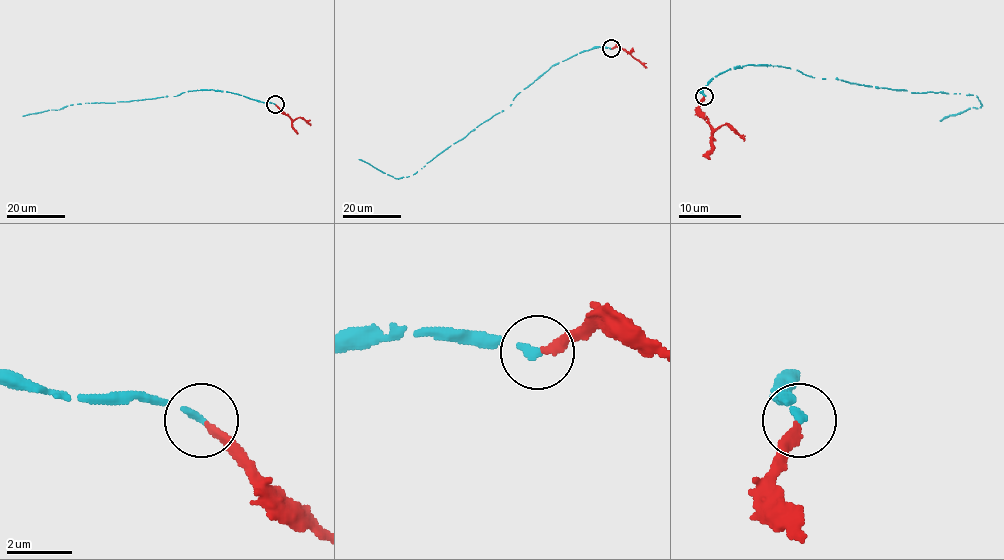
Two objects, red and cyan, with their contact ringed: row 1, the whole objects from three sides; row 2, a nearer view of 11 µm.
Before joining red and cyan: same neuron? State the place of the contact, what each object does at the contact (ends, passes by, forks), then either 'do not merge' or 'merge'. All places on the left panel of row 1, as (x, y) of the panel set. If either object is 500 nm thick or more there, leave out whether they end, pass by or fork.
(275, 104) | red ends | cyan ends | merge

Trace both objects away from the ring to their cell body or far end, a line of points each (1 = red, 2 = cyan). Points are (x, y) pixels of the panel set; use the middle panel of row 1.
1: (611, 49), (624, 49), (647, 68)
2: (611, 49), (593, 47), (553, 65), (520, 92), (504, 111), (480, 123), (413, 175), (395, 178), (359, 159)

